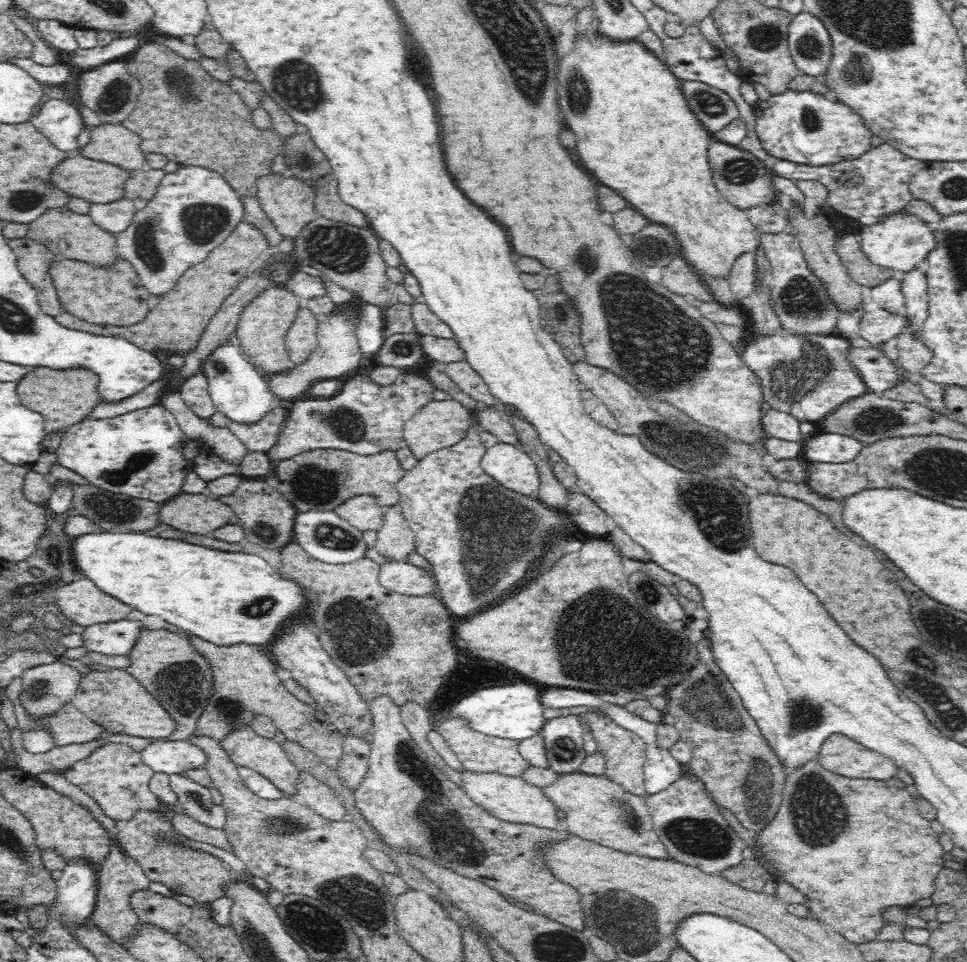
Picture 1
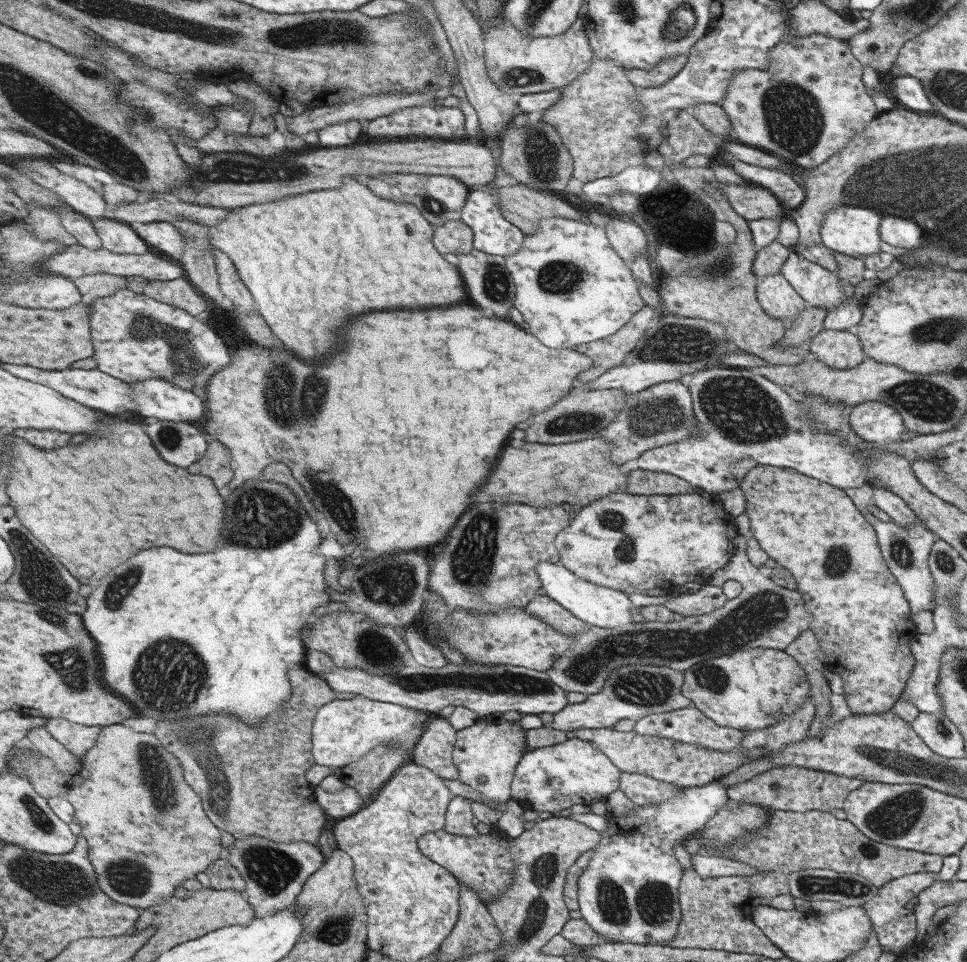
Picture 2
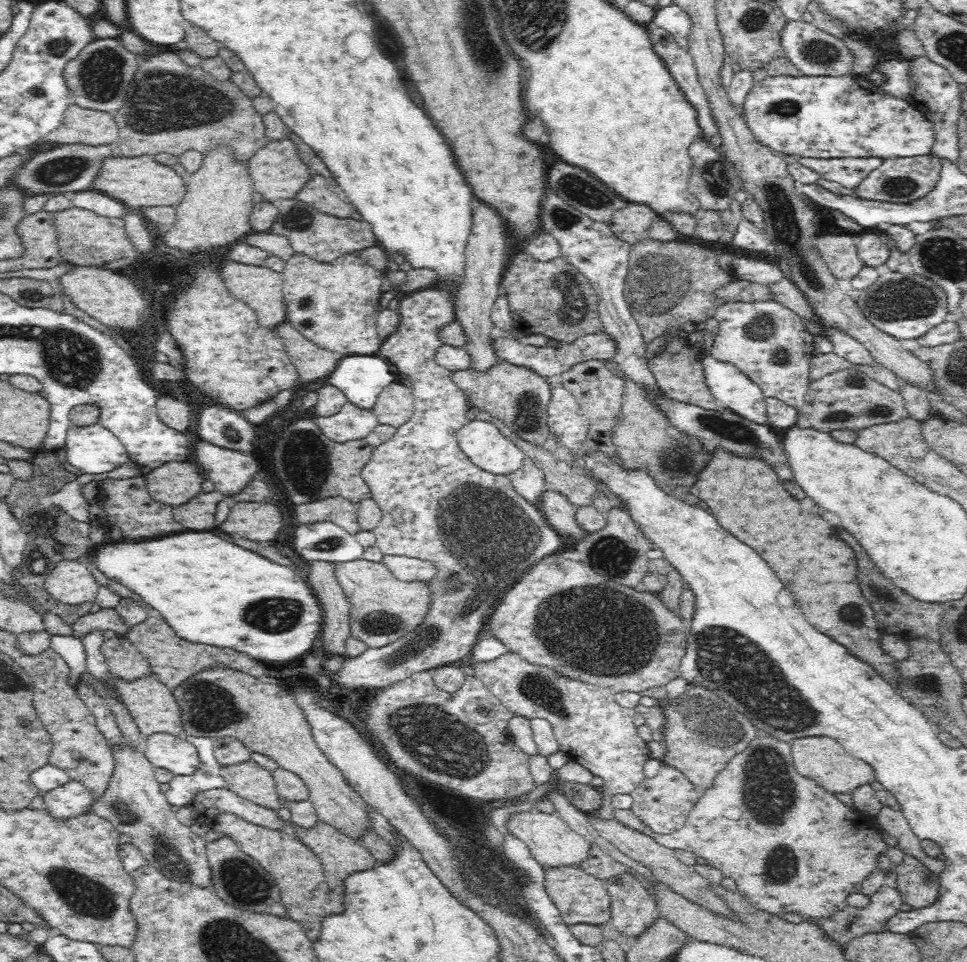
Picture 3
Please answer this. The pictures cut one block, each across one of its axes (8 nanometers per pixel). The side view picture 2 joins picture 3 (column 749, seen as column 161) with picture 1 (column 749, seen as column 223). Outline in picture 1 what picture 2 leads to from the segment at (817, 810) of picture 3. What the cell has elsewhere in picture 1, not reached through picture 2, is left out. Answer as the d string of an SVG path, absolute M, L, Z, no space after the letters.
M808 760L802 766L798 766L786 774L780 800L782 800L782 804L780 804L778 814L774 814L776 818L772 822L768 822L762 832L754 832L756 840L758 840L758 848L752 850L752 848L744 846L744 852L748 858L756 858L756 854L758 854L762 860L766 860L770 866L774 866L774 870L778 870L782 874L780 880L788 882L788 886L794 886L798 892L802 892L806 896L806 900L808 900L806 906L810 910L808 912L810 918L818 918L818 922L822 922L832 932L838 932L844 940L854 942L854 944L872 942L880 934L880 928L884 928L884 924L886 924L886 918L884 918L886 906L912 906L924 898L932 898L930 894L934 892L932 884L936 878L936 832L932 828L928 828L928 820L924 820L918 814L918 808L914 804L914 796L908 790L900 790L896 786L888 788L886 782L880 782L880 780L846 778L840 774L832 774L832 772L826 772L818 760Z

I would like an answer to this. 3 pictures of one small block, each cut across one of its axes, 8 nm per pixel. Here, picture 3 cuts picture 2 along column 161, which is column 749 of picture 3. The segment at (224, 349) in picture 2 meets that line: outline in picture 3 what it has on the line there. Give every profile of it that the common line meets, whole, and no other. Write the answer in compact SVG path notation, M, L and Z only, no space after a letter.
M758 300L758 302L724 302L714 312L716 322L720 324L720 334L714 336L710 356L728 362L740 368L752 382L756 382L766 398L780 398L782 402L794 406L796 410L802 408L806 390L810 386L810 360L816 356L812 340L814 334L808 332L806 324L800 320L798 314L788 310L786 306L778 304L776 300Z

